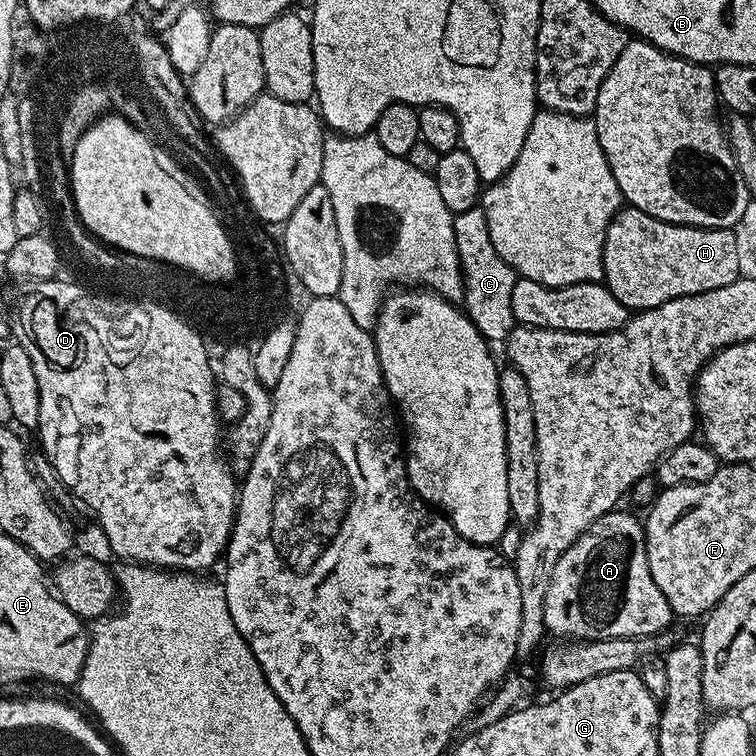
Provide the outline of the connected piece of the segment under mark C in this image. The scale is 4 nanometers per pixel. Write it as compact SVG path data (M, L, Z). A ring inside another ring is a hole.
M477 206L465 212L455 213L452 221L454 242L458 246L458 258L464 271L463 311L467 312L485 340L507 341L512 329L517 327L514 306L510 306L510 298L514 295L514 282L518 279L516 271L506 262L502 262L502 254L494 250L494 242L490 242L490 226L486 226L483 207Z

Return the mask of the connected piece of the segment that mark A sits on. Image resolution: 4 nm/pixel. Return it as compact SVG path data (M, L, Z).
M613 510L606 513L590 530L576 539L574 546L558 558L554 575L550 578L550 590L546 590L544 627L553 637L565 641L601 640L602 638L626 638L627 636L654 636L665 631L674 620L672 607L666 602L666 594L654 586L650 578L650 562L646 562L646 542L641 517L628 512Z

